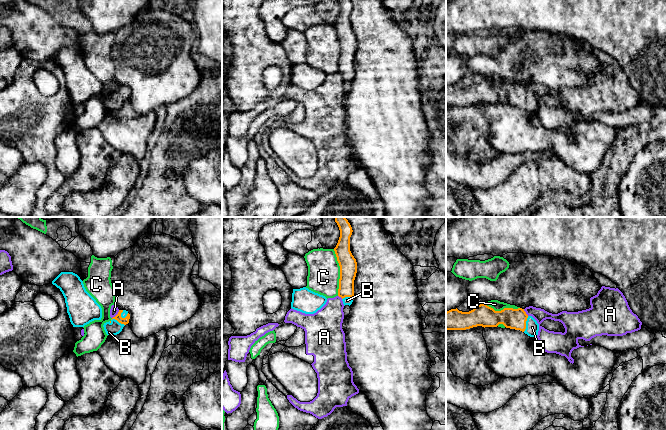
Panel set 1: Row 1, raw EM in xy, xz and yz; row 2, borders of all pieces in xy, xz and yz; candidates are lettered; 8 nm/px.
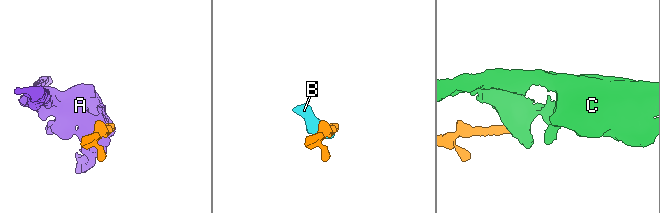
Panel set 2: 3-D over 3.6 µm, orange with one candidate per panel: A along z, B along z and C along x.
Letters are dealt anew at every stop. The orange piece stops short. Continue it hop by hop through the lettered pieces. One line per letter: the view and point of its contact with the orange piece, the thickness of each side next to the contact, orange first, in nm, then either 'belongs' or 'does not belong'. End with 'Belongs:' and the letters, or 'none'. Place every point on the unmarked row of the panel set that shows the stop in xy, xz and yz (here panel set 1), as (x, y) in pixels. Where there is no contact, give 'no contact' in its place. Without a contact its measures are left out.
A: meets orange in xy at (117, 90); 50 nm thick on the orange side, 70 nm on the other; does not belong
B: meets orange in xy at (117, 96); 50 nm thick on the orange side, 110 nm on the other; belongs
C: meets orange in xz at (340, 48); 140 nm thick on the orange side, 260 nm on the other; does not belong
Belongs: B

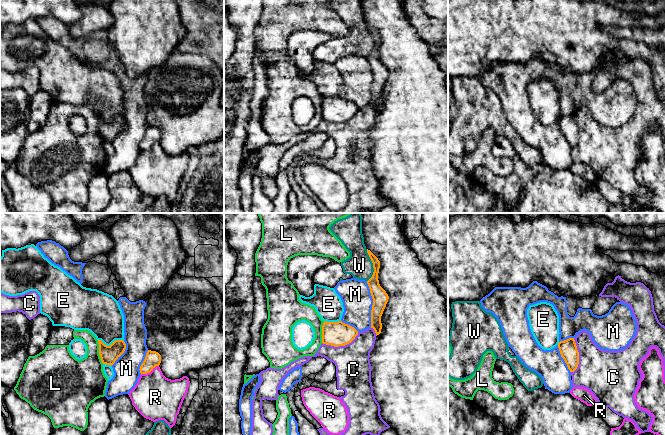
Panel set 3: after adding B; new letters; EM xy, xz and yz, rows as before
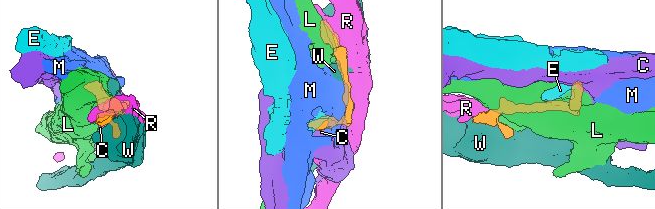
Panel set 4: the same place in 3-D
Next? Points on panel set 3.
C: meets orange in xz at (341, 121); 200 nm thick on the orange side, 280 nm on the other; does not belong
E: meets orange in xy at (111, 120); 140 nm thick on the orange side, 320 nm on the other; does not belong
L: meets orange in xy at (99, 128); 140 nm thick on the orange side, 320 nm on the other; does not belong
M: meets orange in xz at (373, 80); 130 nm thick on the orange side, 240 nm on the other; does not belong
R: meets orange in xy at (149, 148); 130 nm thick on the orange side, 360 nm on the other; does not belong
W: meets orange in xz at (373, 41); 120 nm thick on the orange side, 200 nm on the other; does not belong
Belongs: none

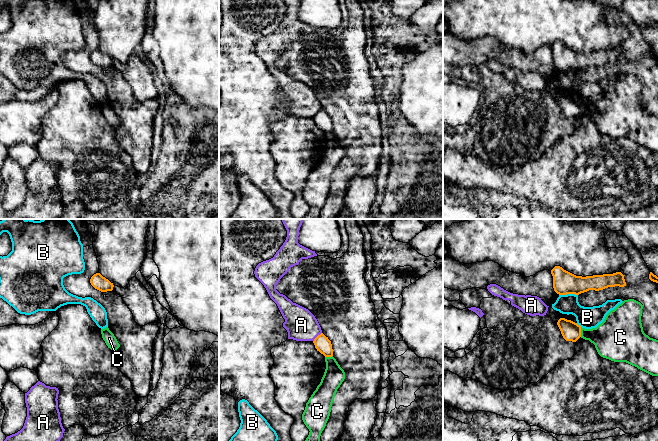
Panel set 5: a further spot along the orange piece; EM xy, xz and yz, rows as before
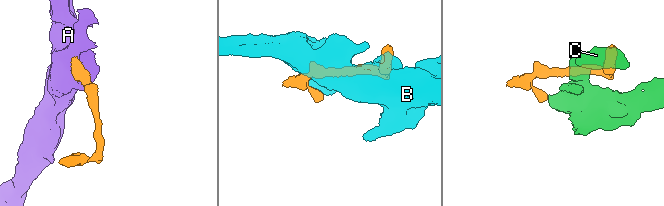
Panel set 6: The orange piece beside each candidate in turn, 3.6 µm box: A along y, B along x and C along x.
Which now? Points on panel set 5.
A: meets orange in xz at (316, 113); 120 nm thick on the orange side, 260 nm on the other; does not belong
B: meets orange in yz at (568, 69); 190 nm thick on the orange side, 180 nm on the other; does not belong
C: meets orange in yz at (580, 108); 160 nm thick on the orange side, 280 nm on the other; does not belong
Belongs: none

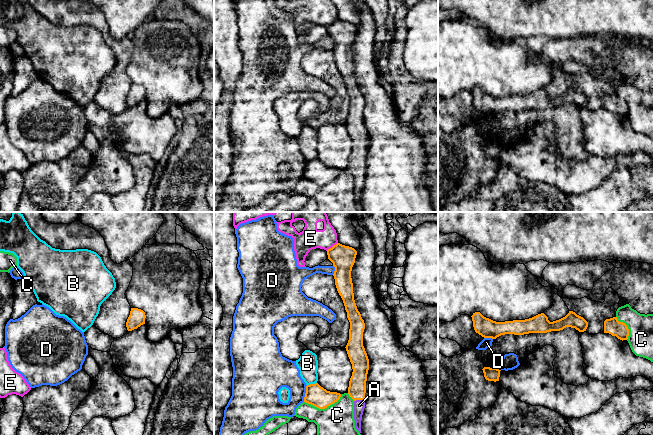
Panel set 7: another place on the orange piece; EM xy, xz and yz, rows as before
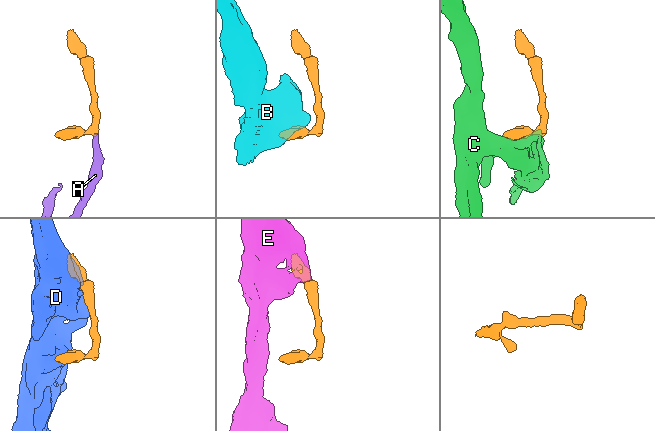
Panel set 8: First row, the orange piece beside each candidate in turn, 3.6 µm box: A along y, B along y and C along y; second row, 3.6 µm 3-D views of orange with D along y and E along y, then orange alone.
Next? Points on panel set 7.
A: meets orange in xz at (358, 175); 140 nm thick on the orange side, 90 nm on the other; belongs
B: meets orange in xz at (311, 160); 160 nm thick on the orange side, 160 nm on the other; does not belong
C: meets orange in xz at (323, 184); 160 nm thick on the orange side, 320 nm on the other; does not belong
D: meets orange in xz at (305, 169); 160 nm thick on the orange side, 240 nm on the other; does not belong
E: meets orange in xz at (332, 23); 190 nm thick on the orange side, 180 nm on the other; does not belong
Belongs: A

